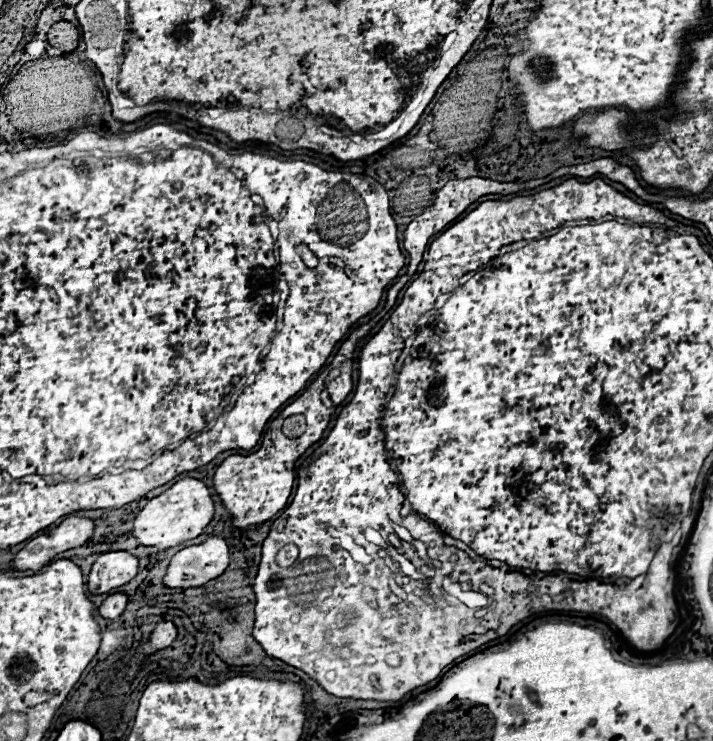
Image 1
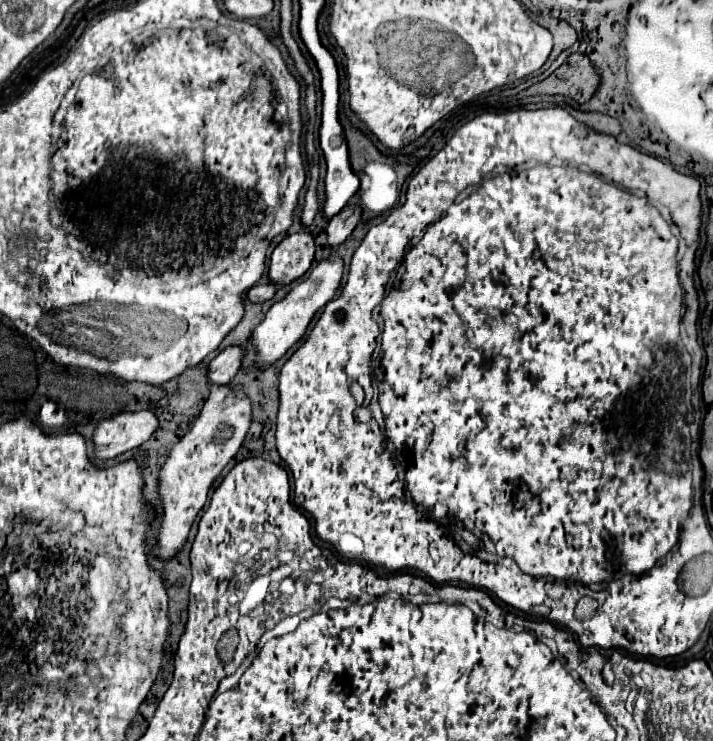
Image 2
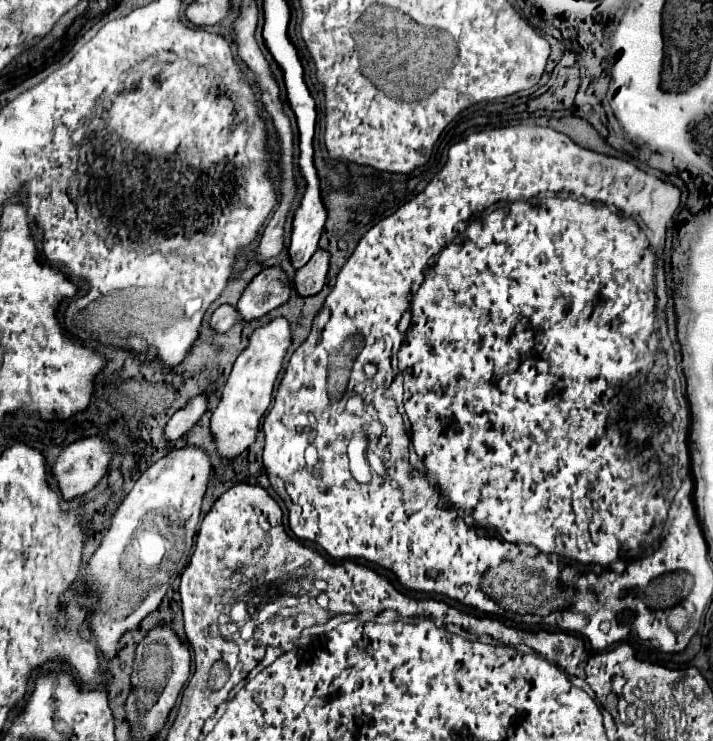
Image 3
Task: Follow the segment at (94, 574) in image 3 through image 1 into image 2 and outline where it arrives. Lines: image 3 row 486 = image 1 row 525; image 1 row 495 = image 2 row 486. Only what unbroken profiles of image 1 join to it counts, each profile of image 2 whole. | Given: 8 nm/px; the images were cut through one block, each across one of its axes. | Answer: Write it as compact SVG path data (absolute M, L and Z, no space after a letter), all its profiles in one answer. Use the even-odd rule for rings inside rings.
M216 384L210 392L210 398L206 400L200 416L194 420L192 430L172 448L168 460L162 466L160 472L160 496L162 496L162 524L160 524L160 536L158 546L152 550L152 554L160 558L170 558L176 554L176 550L186 542L186 536L190 532L190 526L200 512L200 508L206 504L208 490L212 482L220 476L224 466L234 458L238 452L242 440L246 438L250 424L252 424L252 402L248 396L234 396L238 388L230 384ZM220 424L230 424L234 428L234 434L224 444L214 444L212 436Z

